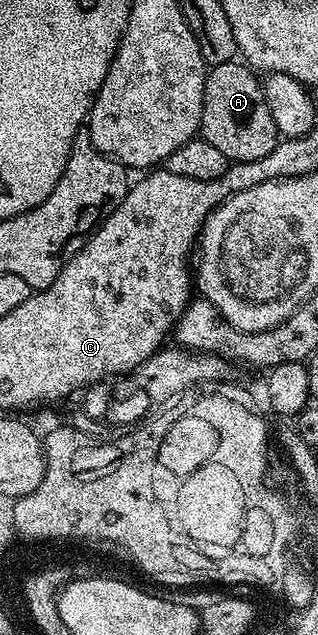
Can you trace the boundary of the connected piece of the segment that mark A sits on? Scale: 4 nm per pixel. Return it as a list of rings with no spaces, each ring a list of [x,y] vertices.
[[[239,61],[216,63],[207,72],[205,93],[203,94],[203,108],[199,122],[199,135],[209,145],[214,145],[218,151],[225,153],[231,163],[257,161],[273,153],[281,138],[277,125],[273,125],[273,116],[269,113],[269,105],[265,105],[265,93],[260,76],[252,68]]]

